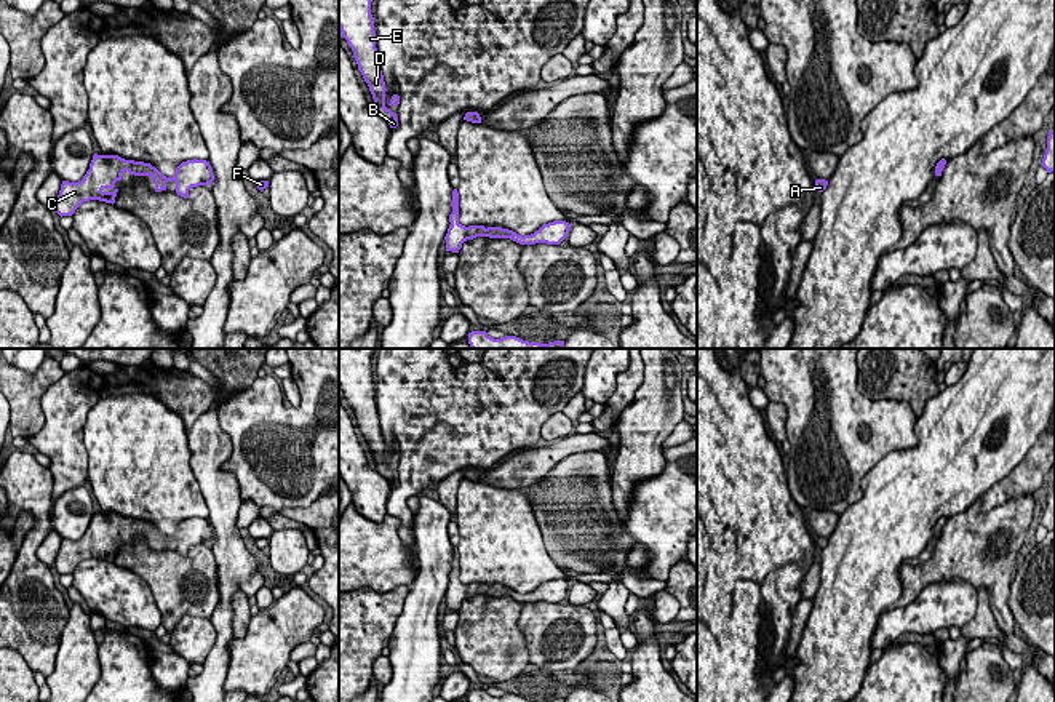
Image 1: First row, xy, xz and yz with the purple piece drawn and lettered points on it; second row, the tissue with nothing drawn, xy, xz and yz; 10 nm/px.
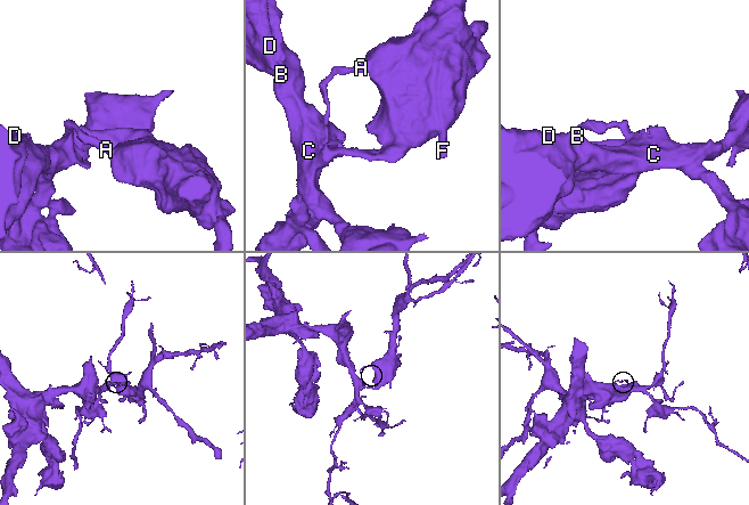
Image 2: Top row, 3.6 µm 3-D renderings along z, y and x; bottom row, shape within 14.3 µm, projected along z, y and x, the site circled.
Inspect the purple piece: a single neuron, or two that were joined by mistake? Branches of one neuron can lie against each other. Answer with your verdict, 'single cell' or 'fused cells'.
single cell

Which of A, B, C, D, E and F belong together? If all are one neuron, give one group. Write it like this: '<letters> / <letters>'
A B C D E F

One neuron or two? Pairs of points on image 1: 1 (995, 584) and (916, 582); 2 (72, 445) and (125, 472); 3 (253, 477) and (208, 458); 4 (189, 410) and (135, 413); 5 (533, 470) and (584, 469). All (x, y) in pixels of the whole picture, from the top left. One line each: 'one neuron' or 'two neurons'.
1: one neuron
2: two neurons
3: two neurons
4: two neurons
5: two neurons

